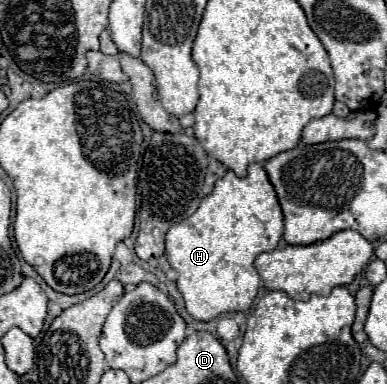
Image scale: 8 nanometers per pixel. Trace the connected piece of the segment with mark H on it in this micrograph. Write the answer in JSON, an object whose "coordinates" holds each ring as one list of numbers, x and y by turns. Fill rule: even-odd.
{"coordinates":[[252,163,248,167,248,175,242,179,232,171,226,171,226,175,216,183,214,191,200,201,198,211,186,221,172,225,166,233,166,257,172,269,178,273,176,287,184,297,186,311,198,321,212,321,222,313,246,311,260,287,260,275,254,269,254,259,264,251,276,249,282,239,282,231,282,209,264,167,260,163]]}

